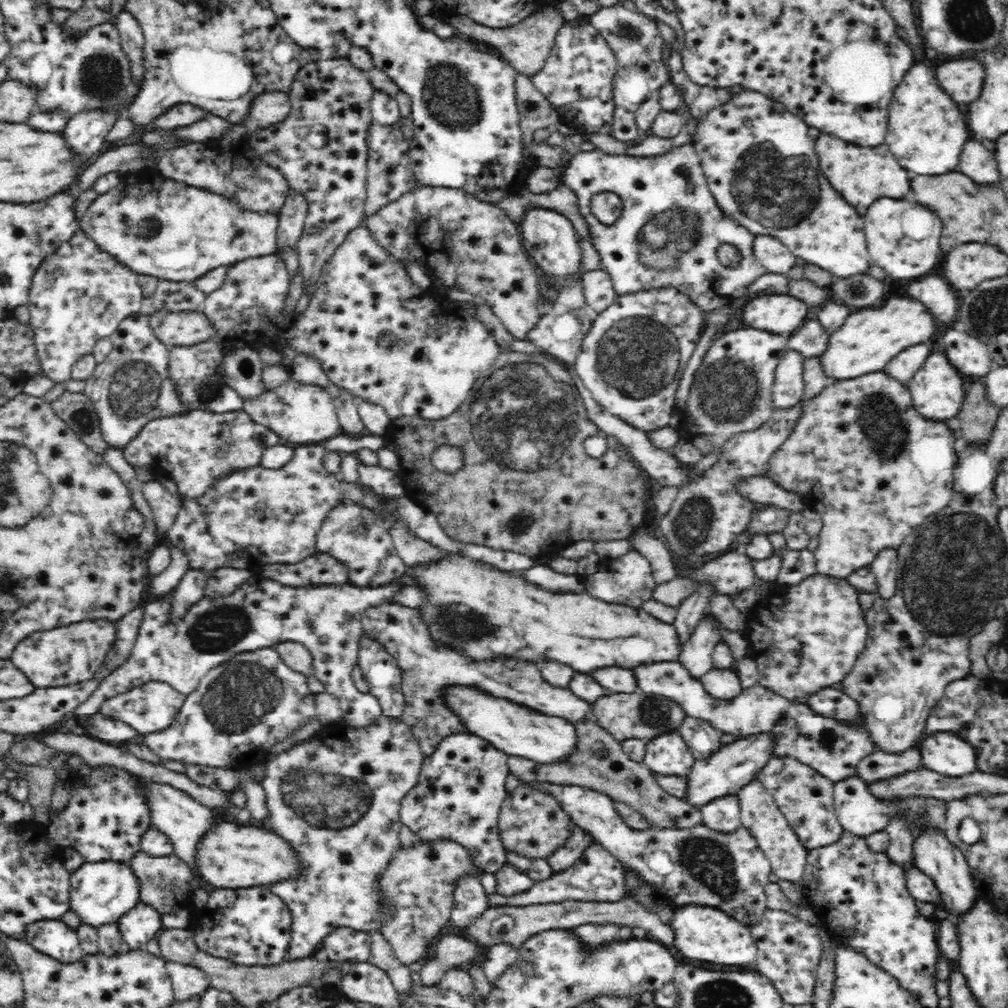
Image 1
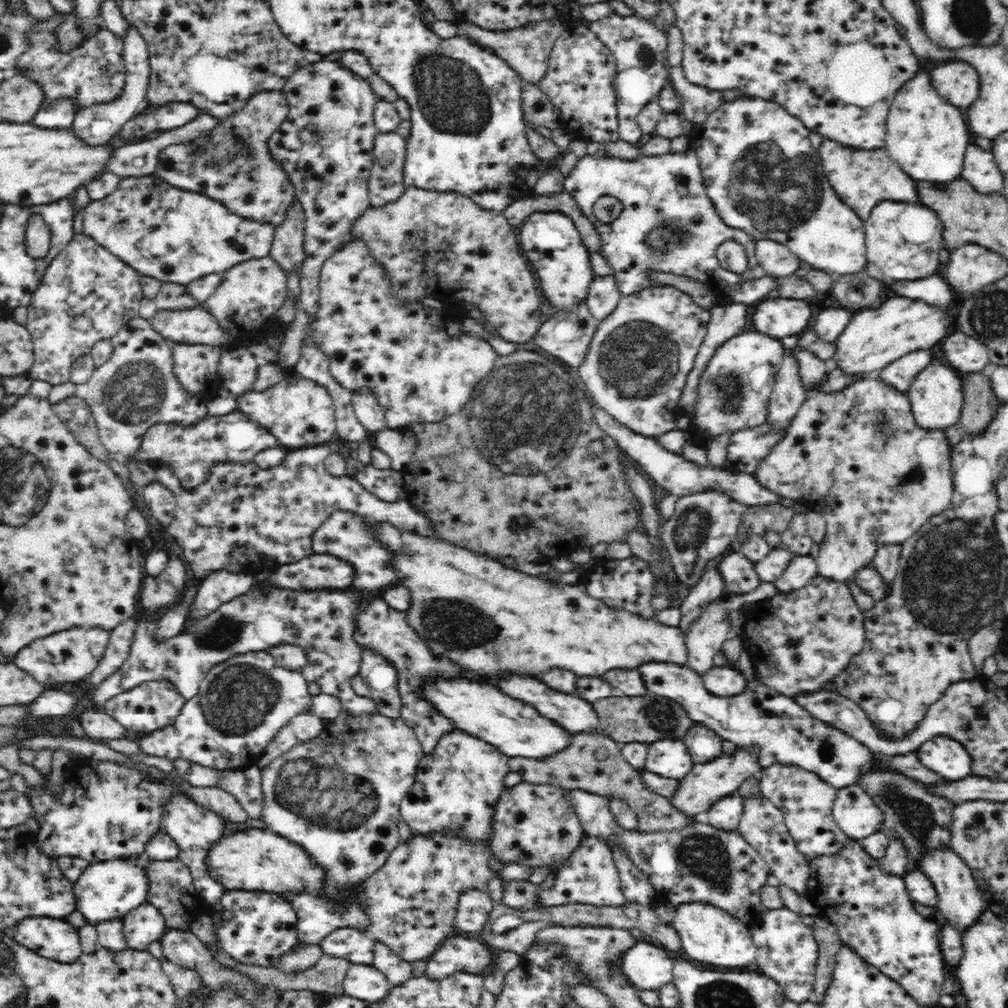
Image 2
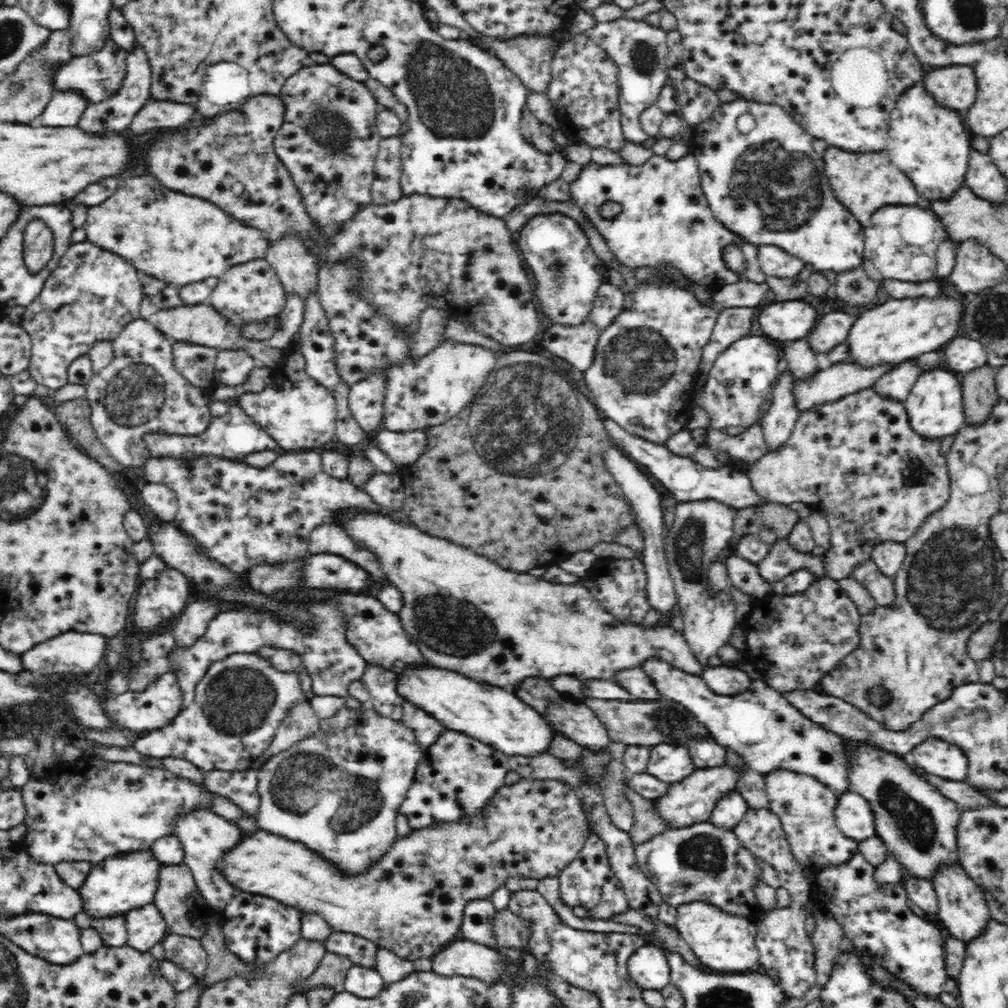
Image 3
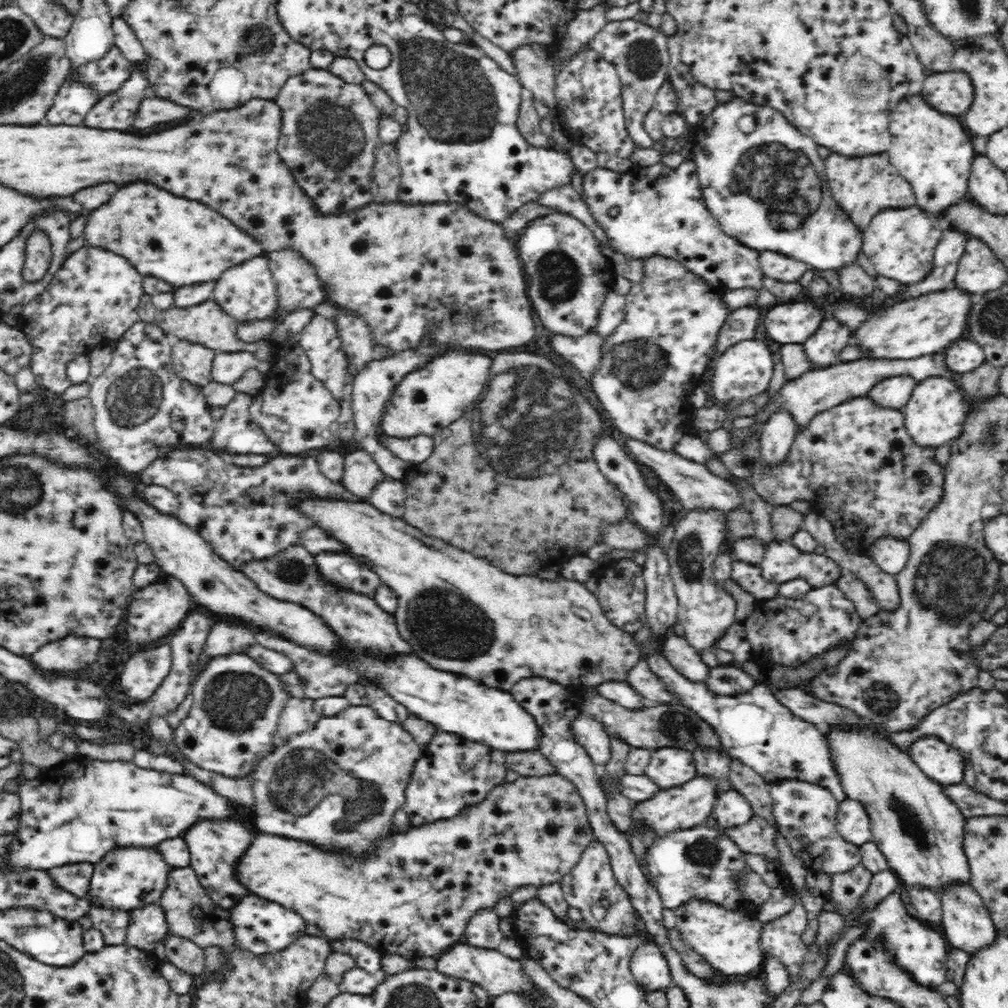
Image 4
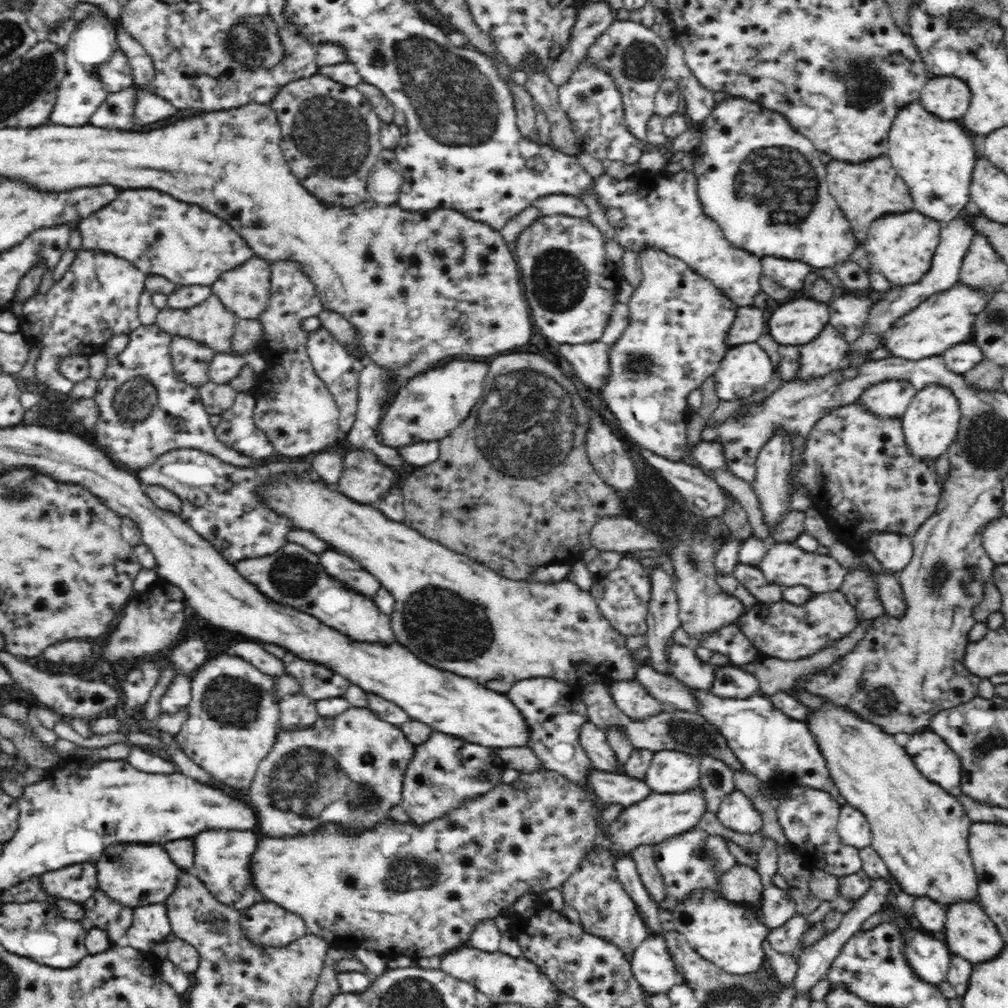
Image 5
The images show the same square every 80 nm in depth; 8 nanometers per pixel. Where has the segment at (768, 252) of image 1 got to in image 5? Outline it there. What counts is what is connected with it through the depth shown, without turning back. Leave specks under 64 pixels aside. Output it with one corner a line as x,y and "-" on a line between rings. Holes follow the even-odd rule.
772,255
761,256
761,267
768,278
796,291
802,289
802,282
812,270
809,264
802,264
802,261

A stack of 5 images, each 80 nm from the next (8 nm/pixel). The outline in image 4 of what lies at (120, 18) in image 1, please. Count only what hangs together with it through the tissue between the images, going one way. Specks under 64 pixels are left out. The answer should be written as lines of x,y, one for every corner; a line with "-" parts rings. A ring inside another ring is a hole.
131,64
130,78
116,92
94,104
82,125
100,130
126,130
133,126
140,104
151,95
148,80
145,64

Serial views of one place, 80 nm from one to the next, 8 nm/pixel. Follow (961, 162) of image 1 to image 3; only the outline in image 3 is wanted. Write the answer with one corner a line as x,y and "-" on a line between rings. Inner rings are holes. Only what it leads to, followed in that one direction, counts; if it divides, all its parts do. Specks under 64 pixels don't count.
970,150
968,170
964,183
980,197
996,203
1007,202
1007,182
994,164
990,153
983,154
978,150

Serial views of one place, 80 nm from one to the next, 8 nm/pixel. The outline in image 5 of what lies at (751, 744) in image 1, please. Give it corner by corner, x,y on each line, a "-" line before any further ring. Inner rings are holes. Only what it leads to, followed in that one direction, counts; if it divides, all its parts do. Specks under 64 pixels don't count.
698,783
685,791
670,792
670,794
653,793
645,800
627,807
618,820
610,821
612,838
607,841
609,845
606,845
610,856
612,849
624,850
624,853
630,851
631,854
631,850
635,849
637,844
654,844
666,837
694,829
700,822
702,814
708,811
706,789

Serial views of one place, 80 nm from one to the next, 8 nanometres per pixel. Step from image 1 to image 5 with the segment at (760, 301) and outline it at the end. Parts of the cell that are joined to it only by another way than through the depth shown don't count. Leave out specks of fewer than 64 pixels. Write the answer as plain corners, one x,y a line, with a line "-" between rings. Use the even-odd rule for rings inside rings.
794,300
775,306
768,318
768,332
780,345
800,345
810,342
829,322
828,303

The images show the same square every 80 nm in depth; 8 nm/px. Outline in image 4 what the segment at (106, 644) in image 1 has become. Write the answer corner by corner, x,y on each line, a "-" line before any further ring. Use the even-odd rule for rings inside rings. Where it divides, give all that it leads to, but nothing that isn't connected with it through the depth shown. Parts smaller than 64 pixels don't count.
71,634
43,644
38,651
26,658
36,669
74,672
92,666
99,660
100,650
102,639

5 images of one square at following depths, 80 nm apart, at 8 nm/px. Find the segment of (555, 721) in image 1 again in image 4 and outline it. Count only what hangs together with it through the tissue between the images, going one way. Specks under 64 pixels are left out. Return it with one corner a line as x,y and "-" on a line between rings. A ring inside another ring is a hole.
356,653
354,657
358,657
358,668
364,675
362,680
378,677
386,691
404,704
408,712
434,723
440,731
465,736
505,753
538,751
541,747
542,729
538,721
504,690
488,688
458,673
432,668
416,656
402,656
392,663
360,657

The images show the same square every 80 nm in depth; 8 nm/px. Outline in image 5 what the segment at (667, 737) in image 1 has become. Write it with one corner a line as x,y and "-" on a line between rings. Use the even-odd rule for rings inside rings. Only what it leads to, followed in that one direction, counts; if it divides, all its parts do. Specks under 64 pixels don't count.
674,749
656,751
644,779
654,793
686,792
699,783
699,759

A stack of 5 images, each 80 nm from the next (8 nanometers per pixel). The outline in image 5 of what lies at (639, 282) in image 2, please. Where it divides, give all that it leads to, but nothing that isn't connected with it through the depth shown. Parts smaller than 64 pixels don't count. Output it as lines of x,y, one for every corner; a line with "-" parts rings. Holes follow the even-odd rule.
665,169
636,172
626,180
612,178
610,174
600,174
592,180
590,192
596,196
600,208
606,212
610,208
620,208
624,218
614,227
616,242
628,253
630,250
639,254
642,250
655,248
670,256
683,260
694,272
707,278
710,282
728,296
738,307
753,306
753,298
760,293
760,280
763,272
761,258
750,251
740,248
730,242
720,228
720,225
709,217
702,209
702,201
698,195
698,181
694,172
680,169
680,172
669,173

